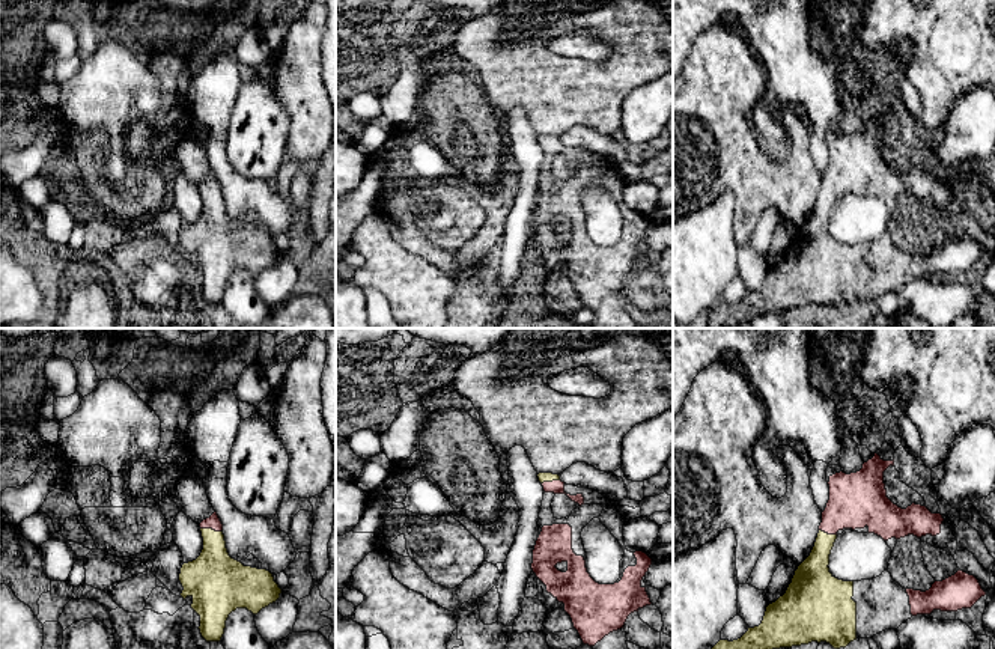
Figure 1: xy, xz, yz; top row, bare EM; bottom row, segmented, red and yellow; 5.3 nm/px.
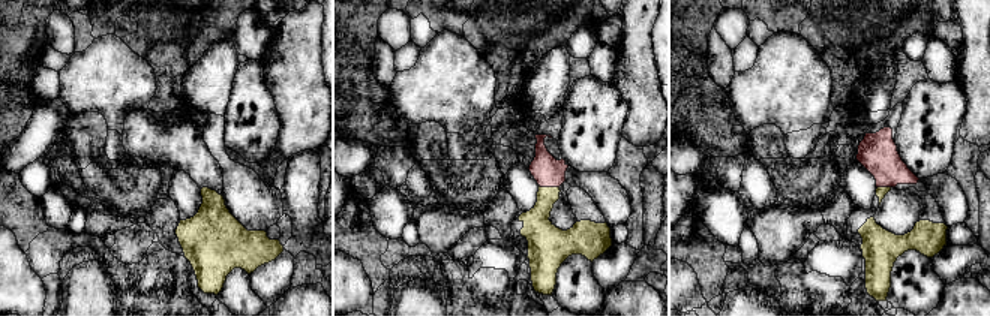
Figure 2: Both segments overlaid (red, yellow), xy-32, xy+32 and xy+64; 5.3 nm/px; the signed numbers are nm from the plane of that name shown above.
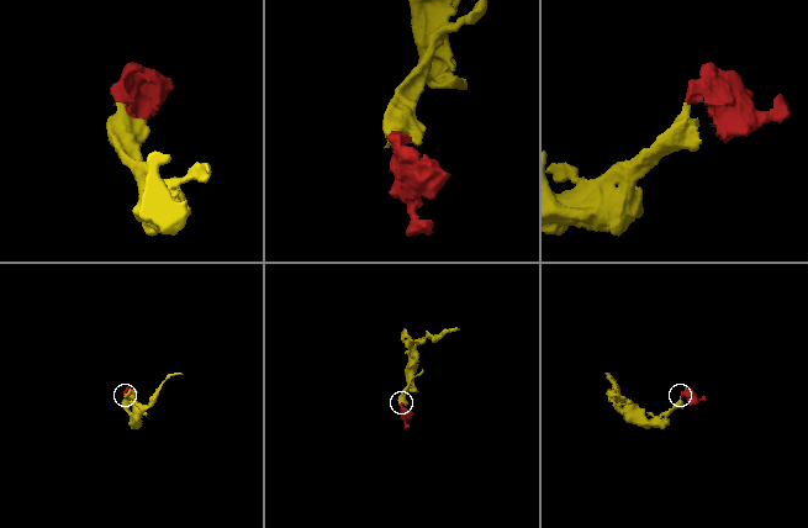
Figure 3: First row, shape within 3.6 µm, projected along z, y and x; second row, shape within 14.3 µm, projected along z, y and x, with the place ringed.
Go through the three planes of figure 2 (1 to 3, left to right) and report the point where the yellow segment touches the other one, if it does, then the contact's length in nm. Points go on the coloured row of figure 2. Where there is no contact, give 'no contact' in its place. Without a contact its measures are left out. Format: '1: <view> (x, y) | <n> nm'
1: no contact
2: xy+32 (549, 186) | 110 nm
3: xy+64 (884, 186) | 70 nm

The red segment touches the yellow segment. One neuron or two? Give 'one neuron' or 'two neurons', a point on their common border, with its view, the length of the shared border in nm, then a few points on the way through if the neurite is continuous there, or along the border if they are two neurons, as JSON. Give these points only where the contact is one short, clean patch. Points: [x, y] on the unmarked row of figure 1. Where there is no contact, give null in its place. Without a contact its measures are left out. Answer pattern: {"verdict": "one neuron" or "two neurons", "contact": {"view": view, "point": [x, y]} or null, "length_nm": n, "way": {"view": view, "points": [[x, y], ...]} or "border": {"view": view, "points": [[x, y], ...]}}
{"verdict": "one neuron", "contact": {"view": "xy", "point": [211, 190]}, "length_nm": 110, "way": {"view": "xy", "points": [[214, 185], [211, 190], [214, 237]]}}

